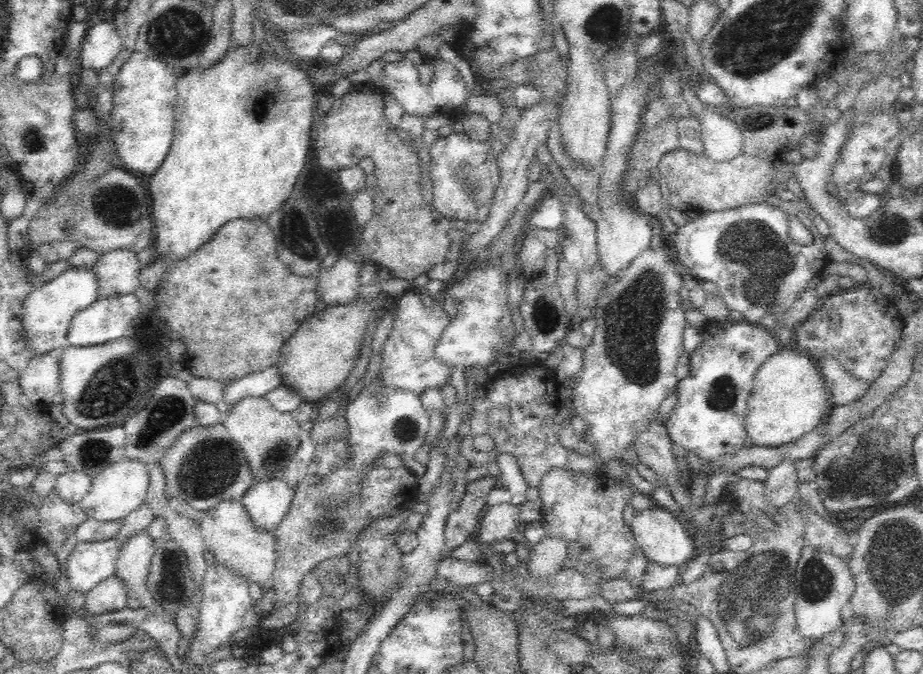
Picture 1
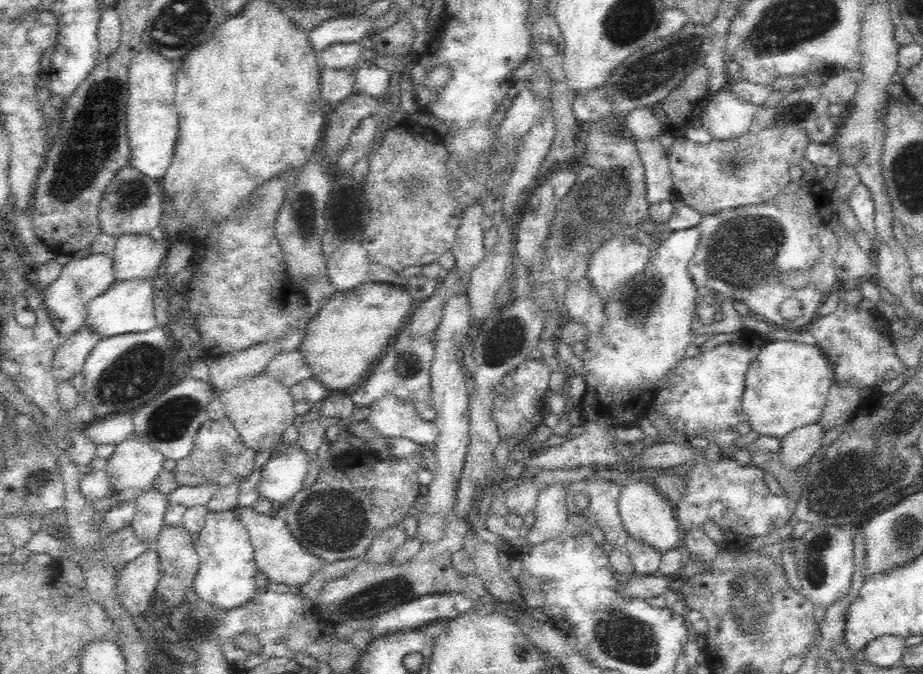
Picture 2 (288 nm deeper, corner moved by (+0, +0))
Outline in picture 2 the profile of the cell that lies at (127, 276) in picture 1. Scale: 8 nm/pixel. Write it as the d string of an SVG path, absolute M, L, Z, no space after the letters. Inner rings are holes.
M120 236L116 240L112 262L116 282L152 280L160 276L160 266L168 254L160 242L150 236Z

